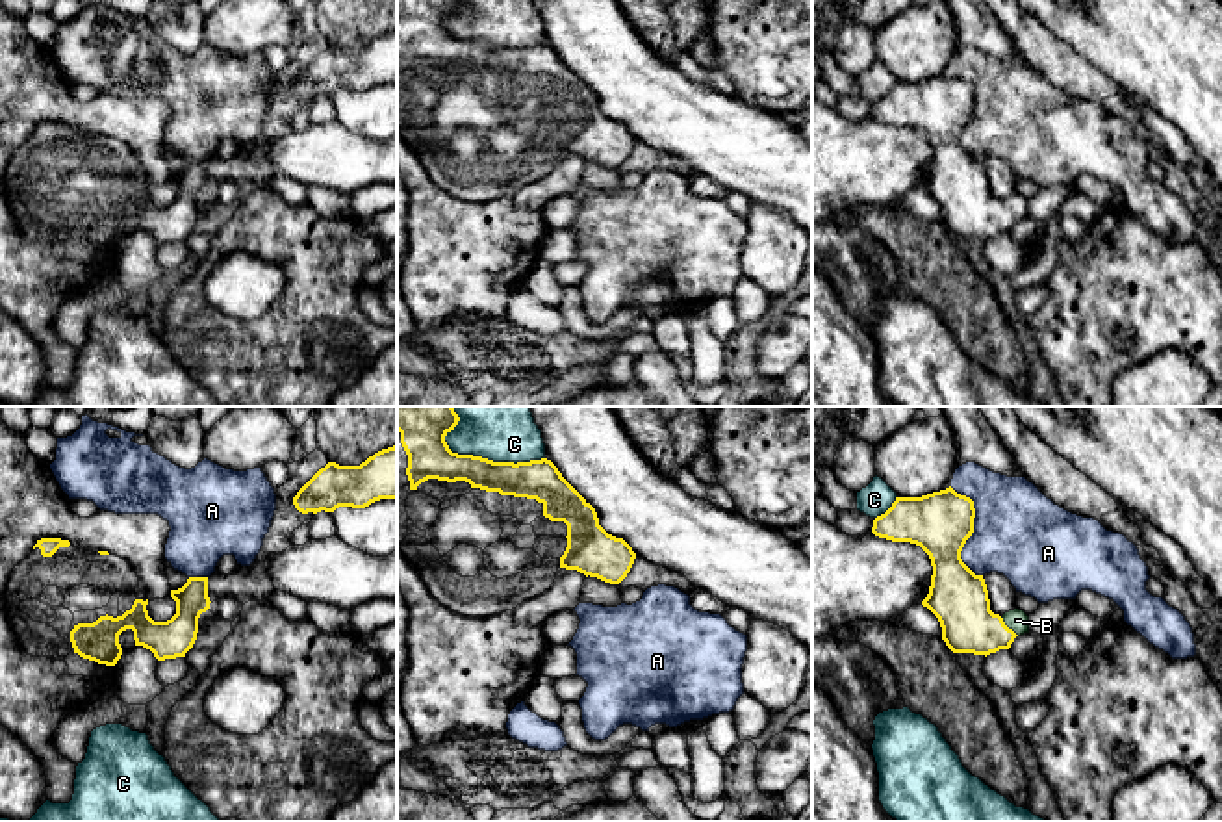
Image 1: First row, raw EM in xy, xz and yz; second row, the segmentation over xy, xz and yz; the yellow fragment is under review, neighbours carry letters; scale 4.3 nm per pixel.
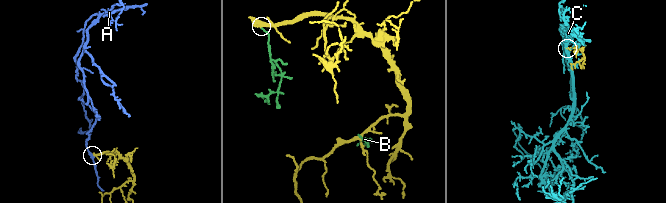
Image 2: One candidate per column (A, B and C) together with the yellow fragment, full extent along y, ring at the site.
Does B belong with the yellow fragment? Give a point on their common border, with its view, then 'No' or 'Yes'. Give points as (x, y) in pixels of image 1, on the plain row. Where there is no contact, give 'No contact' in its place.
Touches yellow at yz (1007, 212). Yes

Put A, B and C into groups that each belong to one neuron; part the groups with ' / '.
A / B / C

